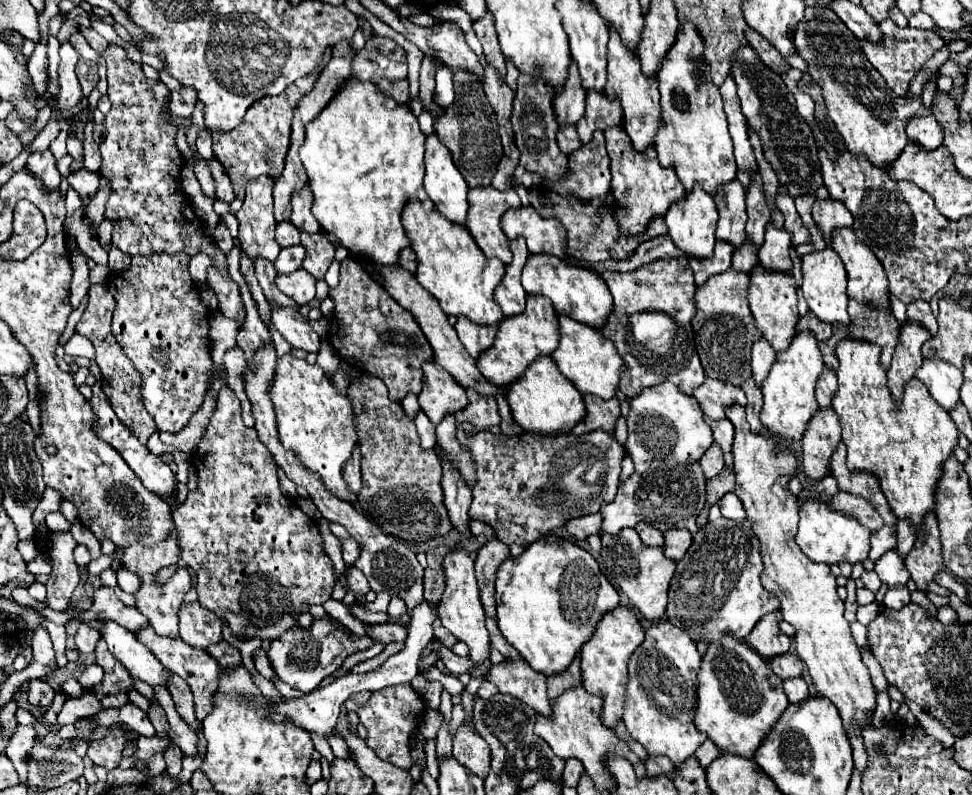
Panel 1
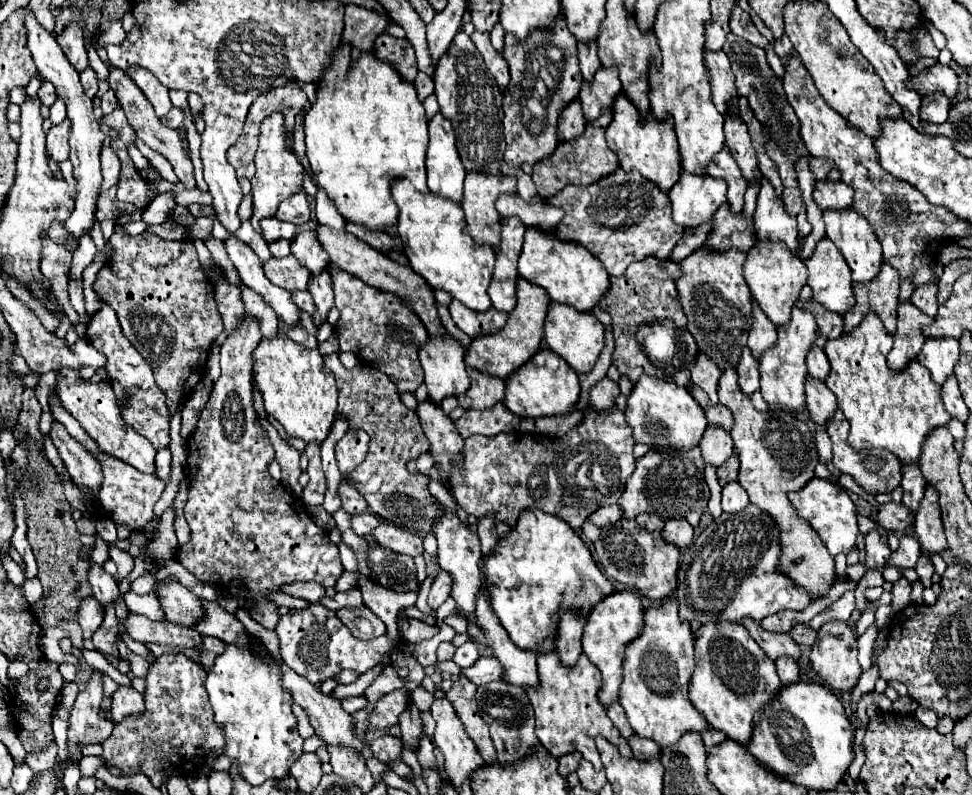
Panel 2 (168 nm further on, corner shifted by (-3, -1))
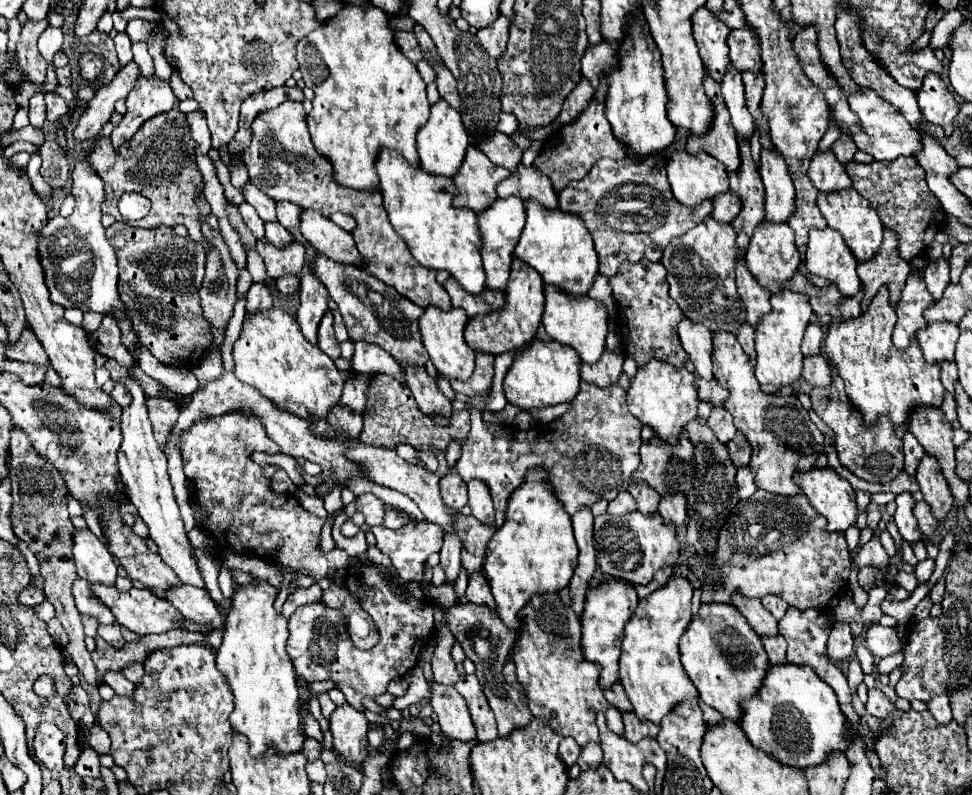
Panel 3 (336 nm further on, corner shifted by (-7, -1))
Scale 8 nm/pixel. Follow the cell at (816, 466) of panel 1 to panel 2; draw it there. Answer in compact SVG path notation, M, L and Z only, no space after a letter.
M808 376L804 384L804 392L806 392L806 406L810 412L810 420L814 424L826 424L838 408L836 396L832 396L832 390L828 390L822 380Z

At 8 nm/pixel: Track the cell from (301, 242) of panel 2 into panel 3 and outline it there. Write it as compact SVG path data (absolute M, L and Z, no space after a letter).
M302 274L300 288L300 308L296 312L296 320L304 338L308 338L310 344L316 344L316 324L320 324L320 316L324 316L328 308L326 302L330 296L326 286L314 274Z

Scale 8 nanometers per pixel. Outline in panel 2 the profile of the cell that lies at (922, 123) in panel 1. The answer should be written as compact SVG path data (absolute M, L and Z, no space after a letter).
M934 92L932 96L922 98L920 116L930 124L944 124L948 118L948 110L950 110L950 100L942 92Z

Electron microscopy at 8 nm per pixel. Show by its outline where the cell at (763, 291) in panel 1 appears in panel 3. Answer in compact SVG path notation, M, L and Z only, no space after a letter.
M760 224L760 228L756 228L746 250L746 266L764 290L770 294L780 294L798 272L800 264L802 256L794 244L794 232L788 224Z

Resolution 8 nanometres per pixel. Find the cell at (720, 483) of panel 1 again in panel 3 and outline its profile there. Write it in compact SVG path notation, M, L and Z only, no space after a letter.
M736 432L736 436L734 436L726 446L728 446L728 456L730 456L730 460L732 460L732 464L734 464L736 468L748 466L752 448L750 448L750 444L748 444L748 440L744 438L742 432Z

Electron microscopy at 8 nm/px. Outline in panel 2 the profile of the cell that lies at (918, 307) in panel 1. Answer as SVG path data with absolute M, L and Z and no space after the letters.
M924 284L924 288L916 288L914 294L912 294L912 304L916 308L920 308L924 314L928 314L930 318L936 316L936 310L938 310L938 300L936 300L936 294L938 294L938 284Z

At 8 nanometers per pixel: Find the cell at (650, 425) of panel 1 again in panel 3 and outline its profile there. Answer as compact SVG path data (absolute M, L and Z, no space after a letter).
M650 360L646 366L638 368L632 384L630 384L630 390L626 394L626 402L628 402L628 408L630 412L648 428L654 430L654 434L664 440L666 444L678 444L678 438L680 434L684 432L686 424L690 420L696 418L698 414L698 392L696 392L696 386L694 386L694 376L686 370L686 368L670 368L670 364L664 364L664 362L658 362L658 360Z

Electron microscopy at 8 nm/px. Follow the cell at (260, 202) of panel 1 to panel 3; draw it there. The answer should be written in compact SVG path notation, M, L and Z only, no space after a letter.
M284 102L278 108L262 112L252 124L252 144L248 152L244 152L244 162L250 174L250 182L258 186L266 196L274 202L292 202L302 208L312 208L324 216L334 212L350 214L356 220L356 230L352 232L360 254L366 260L366 270L380 278L384 284L394 286L402 296L412 300L414 304L428 308L450 310L448 292L436 282L436 272L428 268L420 268L412 254L408 252L404 240L392 228L386 210L382 206L380 192L352 192L352 188L344 188L340 184L332 184L332 168L320 160L316 152L304 118L302 102Z

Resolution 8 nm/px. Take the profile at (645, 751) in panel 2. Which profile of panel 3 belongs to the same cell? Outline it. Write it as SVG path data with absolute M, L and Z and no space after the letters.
M634 714L624 716L624 738L628 738L632 744L638 744L642 738L656 738L658 736L658 726L648 724L648 720L636 720Z

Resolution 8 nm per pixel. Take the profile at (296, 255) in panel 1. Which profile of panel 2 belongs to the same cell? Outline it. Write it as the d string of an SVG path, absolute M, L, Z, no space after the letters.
M280 238L280 240L276 240L276 242L270 242L268 246L270 246L270 252L272 252L274 258L284 258L284 256L290 254L290 240Z

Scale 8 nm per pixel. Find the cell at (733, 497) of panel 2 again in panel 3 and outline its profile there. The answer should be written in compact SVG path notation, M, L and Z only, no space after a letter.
M740 468L736 474L736 486L738 486L738 496L740 500L748 500L752 498L752 494L756 492L756 484L754 484L754 476L750 468Z

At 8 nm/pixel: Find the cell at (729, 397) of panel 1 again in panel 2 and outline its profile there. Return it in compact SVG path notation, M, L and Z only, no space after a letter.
M698 352L692 368L692 380L710 396L710 402L716 404L718 402L718 380L720 380L720 374L722 370L716 368L716 364L712 364L712 360L708 360L708 356L704 356L704 352Z

